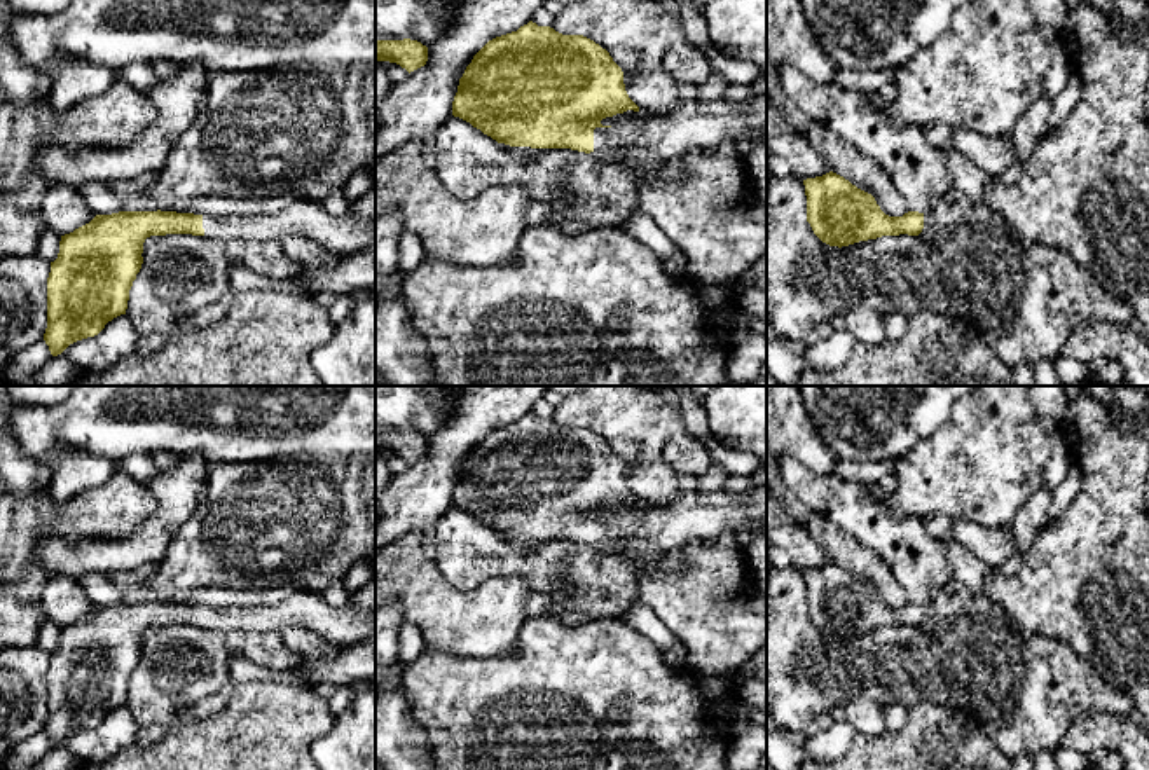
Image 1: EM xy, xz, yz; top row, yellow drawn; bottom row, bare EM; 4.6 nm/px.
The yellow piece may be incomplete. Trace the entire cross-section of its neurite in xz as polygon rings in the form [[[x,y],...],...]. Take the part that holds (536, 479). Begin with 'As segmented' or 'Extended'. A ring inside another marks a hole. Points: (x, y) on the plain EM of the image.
Extended. [[[529,412],[517,423],[489,431],[473,447],[459,470],[452,506],[510,538],[601,545],[616,536],[639,536],[674,552],[691,541],[716,543],[725,529],[737,533],[767,524],[767,484],[746,492],[683,491],[678,501],[658,508],[629,489],[622,459],[599,435]],[[627,501],[637,506],[616,519],[601,515],[602,510]]]

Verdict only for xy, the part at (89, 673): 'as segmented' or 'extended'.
extended

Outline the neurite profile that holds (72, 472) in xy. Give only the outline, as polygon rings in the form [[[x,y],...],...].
[[[59,447],[45,457],[51,468],[49,492],[54,503],[66,503],[86,489],[103,485],[115,471],[117,463],[94,454]]]

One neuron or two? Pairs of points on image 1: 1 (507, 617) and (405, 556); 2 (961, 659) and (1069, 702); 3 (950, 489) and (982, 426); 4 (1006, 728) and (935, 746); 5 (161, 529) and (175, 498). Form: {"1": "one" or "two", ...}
{"1": "one", "2": "one", "3": "one", "4": "two", "5": "one"}

